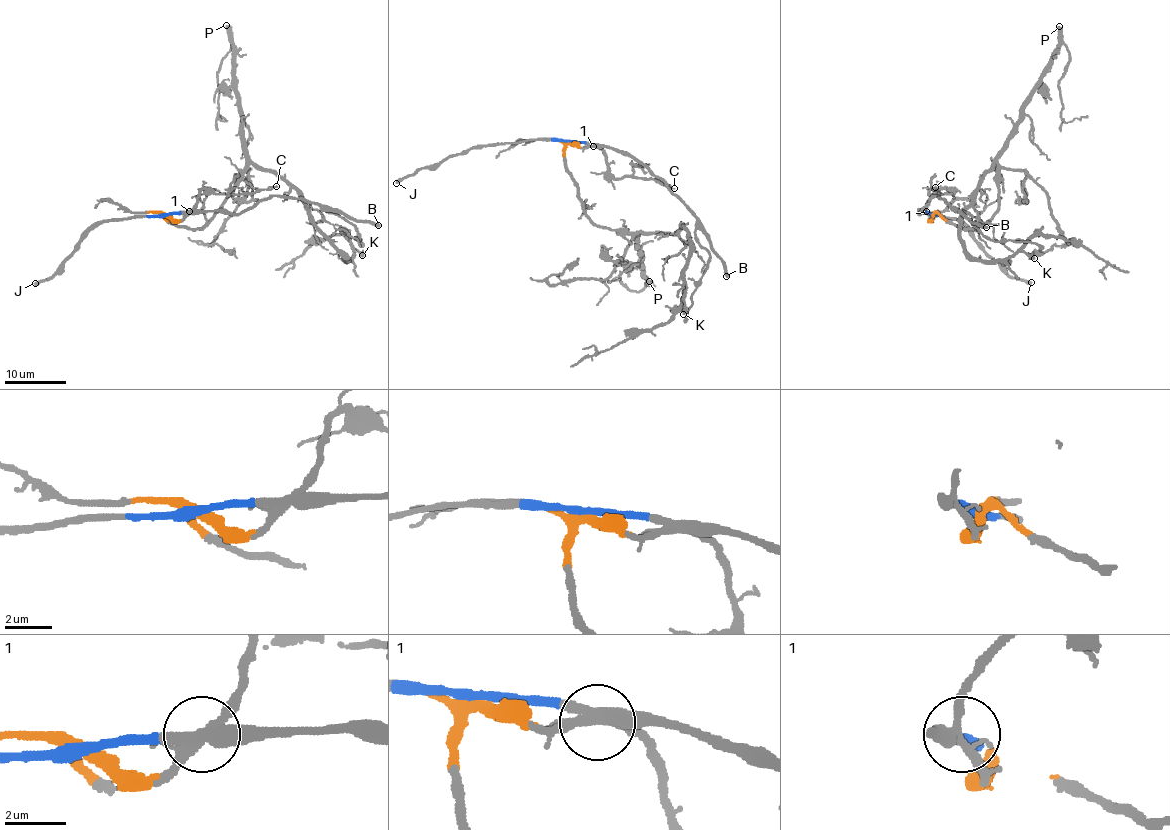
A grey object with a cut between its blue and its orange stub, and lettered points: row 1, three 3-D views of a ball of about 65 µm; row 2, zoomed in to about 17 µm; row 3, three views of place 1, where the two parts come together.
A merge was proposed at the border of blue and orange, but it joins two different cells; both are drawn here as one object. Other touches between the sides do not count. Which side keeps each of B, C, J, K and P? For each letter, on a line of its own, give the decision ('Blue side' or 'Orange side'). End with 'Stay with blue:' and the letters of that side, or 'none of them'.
B: Blue side
C: Orange side
J: Blue side
K: Orange side
P: Orange side
Stay with blue: B, J

